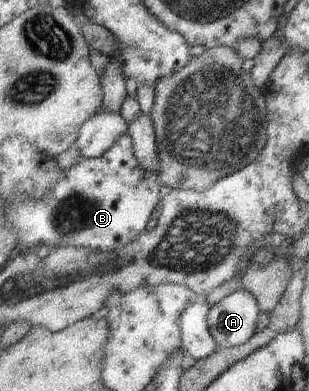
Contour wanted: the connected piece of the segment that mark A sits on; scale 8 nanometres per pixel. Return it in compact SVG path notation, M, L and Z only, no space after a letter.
M241 288L209 308L208 328L219 347L244 345L257 334L260 305Z

